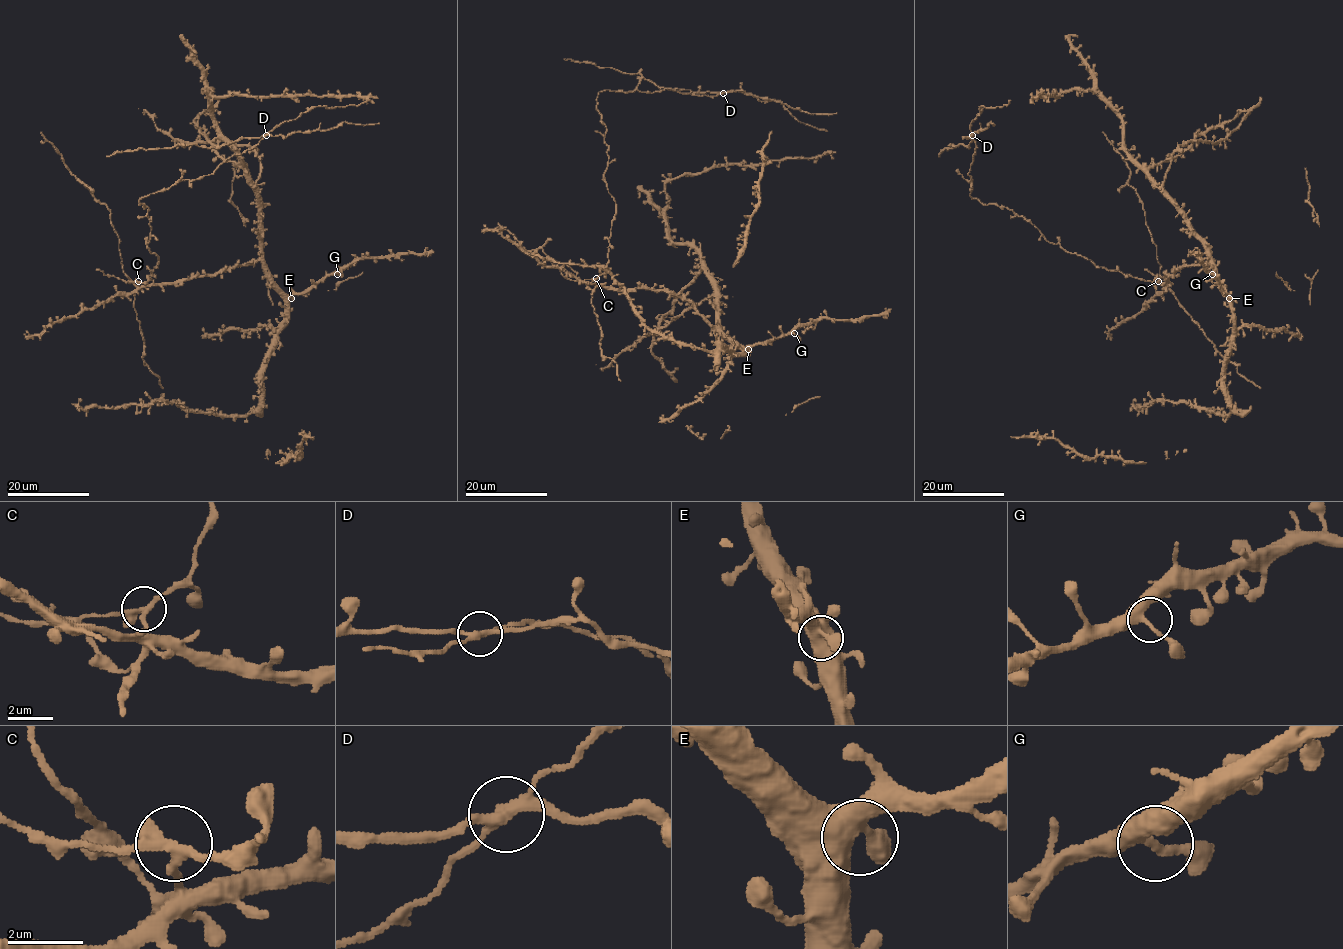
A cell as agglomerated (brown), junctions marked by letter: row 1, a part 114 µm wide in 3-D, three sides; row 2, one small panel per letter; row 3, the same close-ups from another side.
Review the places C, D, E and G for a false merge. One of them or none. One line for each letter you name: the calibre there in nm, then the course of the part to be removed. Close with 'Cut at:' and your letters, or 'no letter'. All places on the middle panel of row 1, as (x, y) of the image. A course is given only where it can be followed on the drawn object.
D: 240 nm | (723, 93), (664, 89), (638, 73), (622, 73), (609, 67), (564, 59)
Cut at: D

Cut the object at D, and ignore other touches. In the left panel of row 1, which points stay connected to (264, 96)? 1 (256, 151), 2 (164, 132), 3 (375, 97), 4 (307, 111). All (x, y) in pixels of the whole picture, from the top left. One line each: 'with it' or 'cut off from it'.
1: with it
2: with it
3: with it
4: with it

